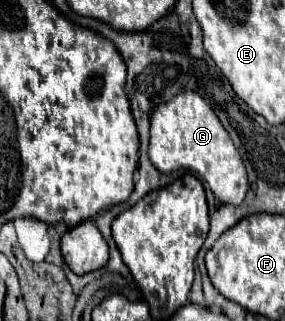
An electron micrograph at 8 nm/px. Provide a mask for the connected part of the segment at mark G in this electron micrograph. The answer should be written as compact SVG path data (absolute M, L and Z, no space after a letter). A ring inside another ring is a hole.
M181 92L155 108L151 114L149 160L163 174L185 168L201 176L213 190L215 198L223 204L241 204L249 188L245 164L237 148L213 108L197 92Z

